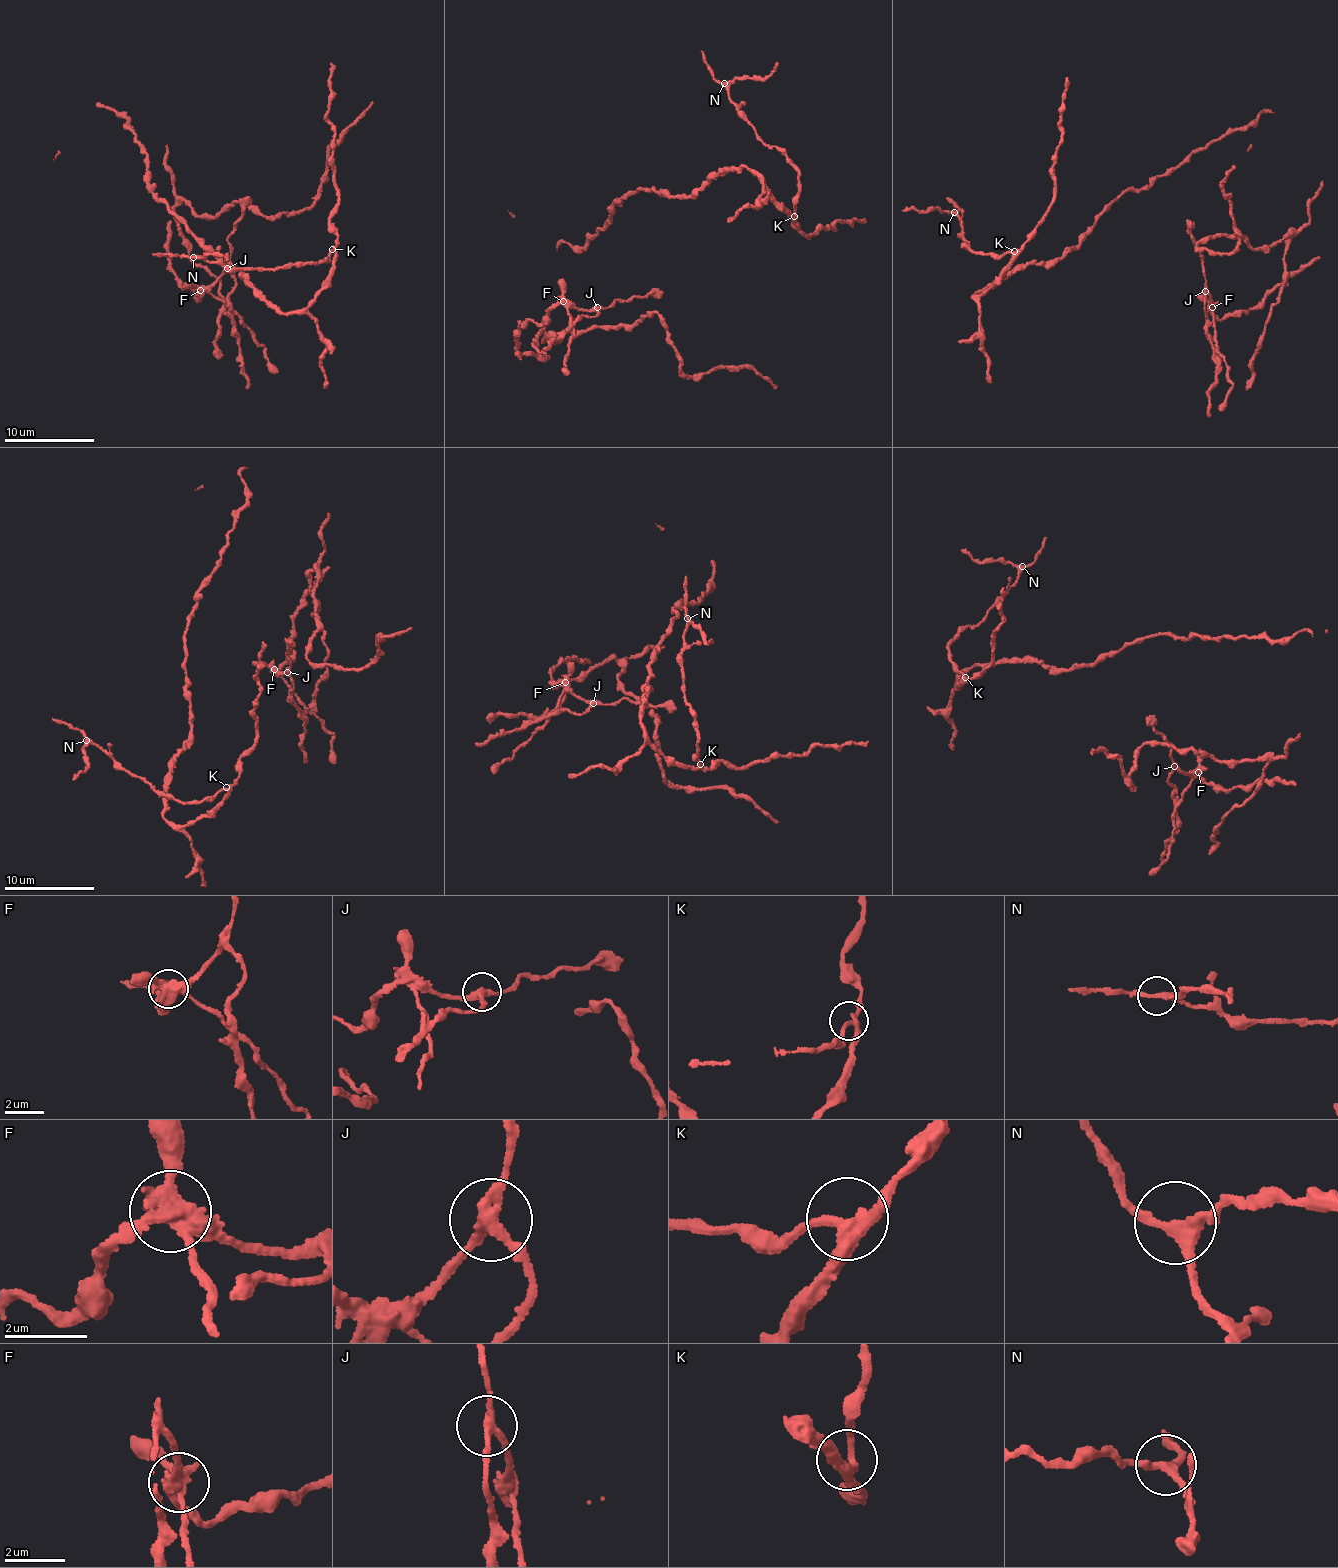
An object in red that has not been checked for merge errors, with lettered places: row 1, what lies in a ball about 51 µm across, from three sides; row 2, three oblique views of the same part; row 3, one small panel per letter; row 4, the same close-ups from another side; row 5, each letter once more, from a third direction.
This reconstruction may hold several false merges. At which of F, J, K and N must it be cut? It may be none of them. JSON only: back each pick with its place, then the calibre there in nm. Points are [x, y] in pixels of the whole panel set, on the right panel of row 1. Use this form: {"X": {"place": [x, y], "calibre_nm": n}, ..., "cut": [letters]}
{"F": {"place": [1212, 307], "calibre_nm": 440}, "J": {"place": [1205, 291], "calibre_nm": 240}, "cut": ["F", "J"]}

